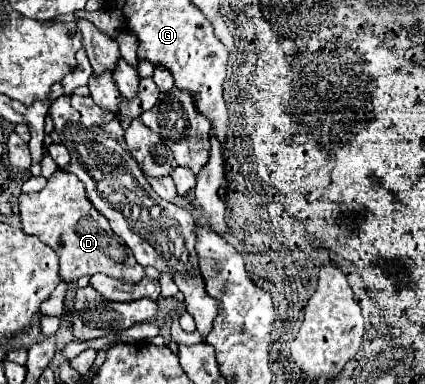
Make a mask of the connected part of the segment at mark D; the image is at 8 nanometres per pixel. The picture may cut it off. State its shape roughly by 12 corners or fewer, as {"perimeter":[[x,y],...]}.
{"perimeter":[[55,170],[21,194],[25,234],[57,252],[67,282],[97,272],[135,284],[145,270]]}

